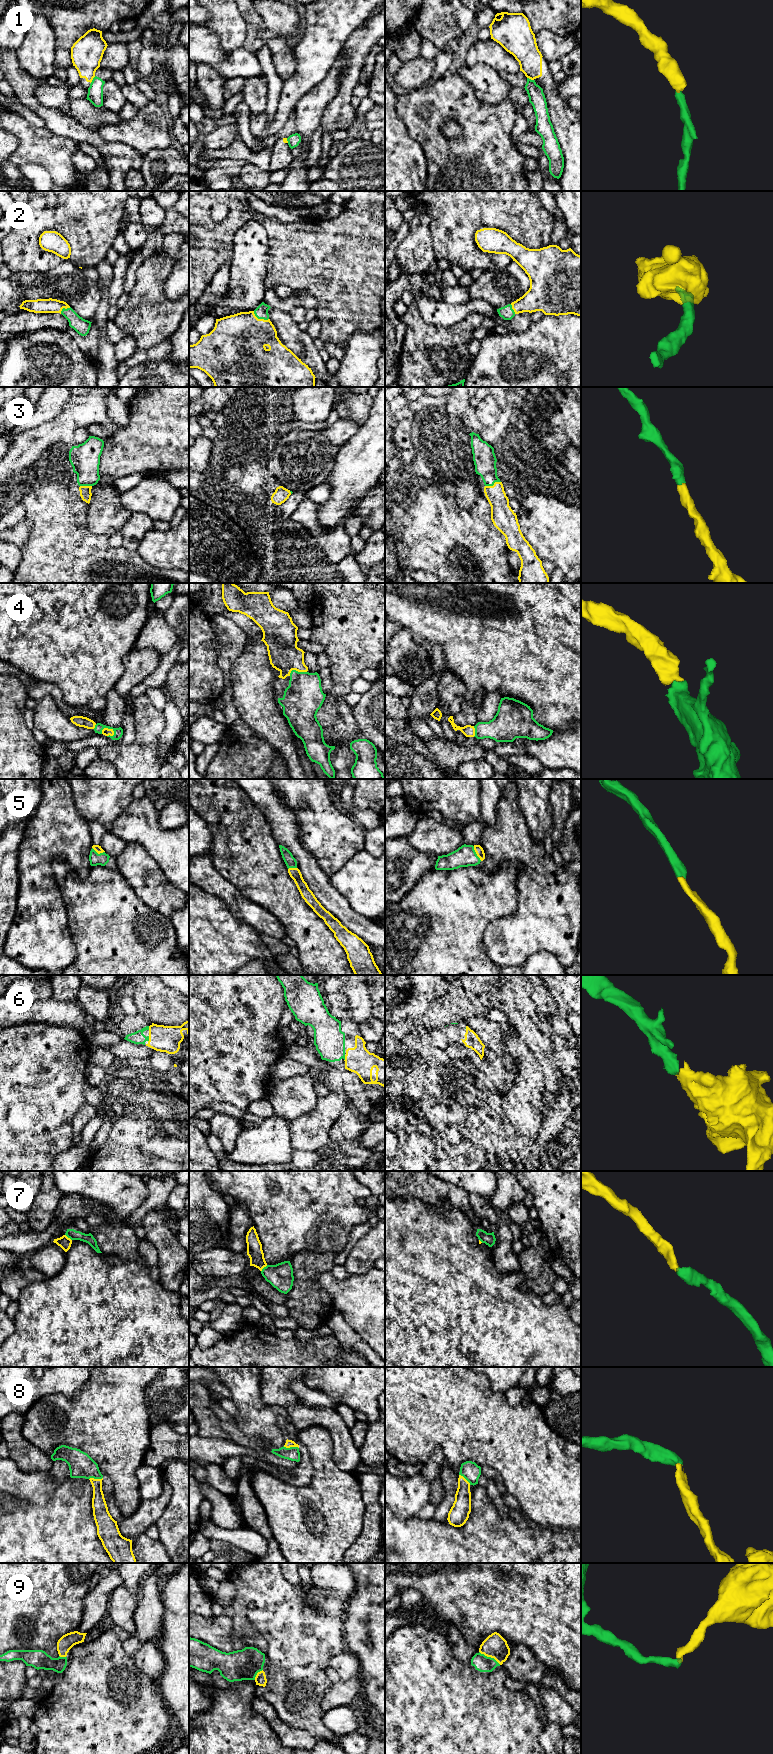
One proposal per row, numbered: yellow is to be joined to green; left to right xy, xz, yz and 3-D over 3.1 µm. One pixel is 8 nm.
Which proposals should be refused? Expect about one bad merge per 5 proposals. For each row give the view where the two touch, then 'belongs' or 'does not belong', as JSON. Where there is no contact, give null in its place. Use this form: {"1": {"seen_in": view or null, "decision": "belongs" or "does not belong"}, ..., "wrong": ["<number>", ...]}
{"1": {"seen_in": "xy", "decision": "does not belong"}, "2": {"seen_in": "xz", "decision": "belongs"}, "3": {"seen_in": "yz", "decision": "belongs"}, "4": {"seen_in": "xy", "decision": "belongs"}, "5": {"seen_in": "yz", "decision": "belongs"}, "6": {"seen_in": "xy", "decision": "belongs"}, "7": {"seen_in": "xz", "decision": "belongs"}, "8": {"seen_in": "xz", "decision": "belongs"}, "9": {"seen_in": "yz", "decision": "belongs"}, "wrong": ["1"]}

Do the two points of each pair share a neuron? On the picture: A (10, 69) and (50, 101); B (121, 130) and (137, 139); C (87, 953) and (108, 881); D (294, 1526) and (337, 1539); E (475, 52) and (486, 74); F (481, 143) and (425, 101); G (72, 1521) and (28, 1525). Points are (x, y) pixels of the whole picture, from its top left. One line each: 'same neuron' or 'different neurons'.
A: different neurons
B: same neuron
C: same neuron
D: same neuron
E: different neurons
F: same neuron
G: same neuron

